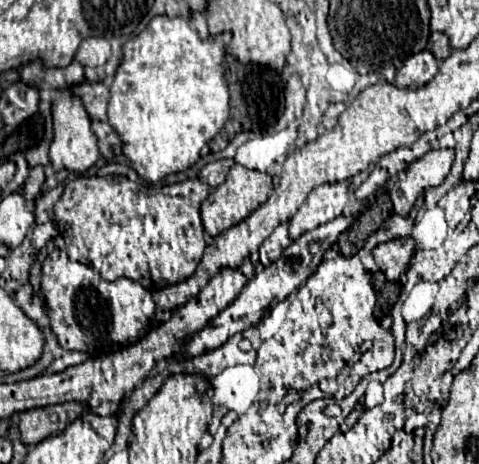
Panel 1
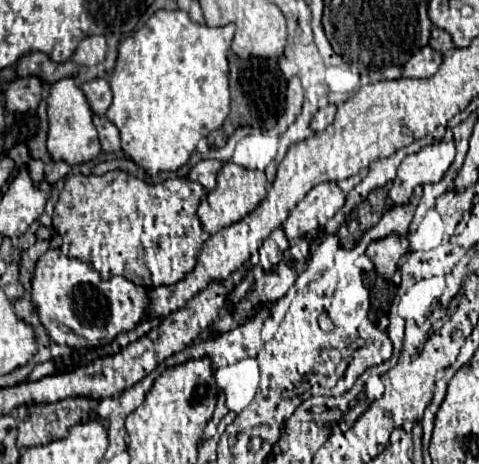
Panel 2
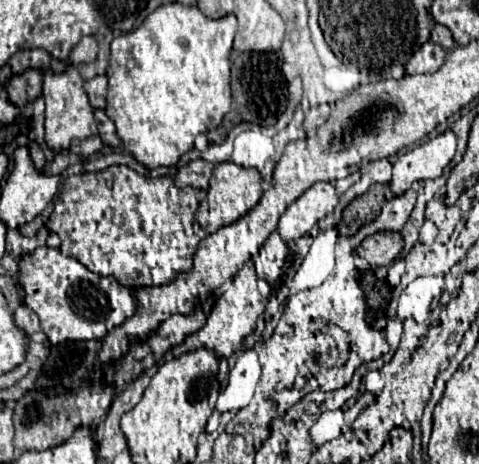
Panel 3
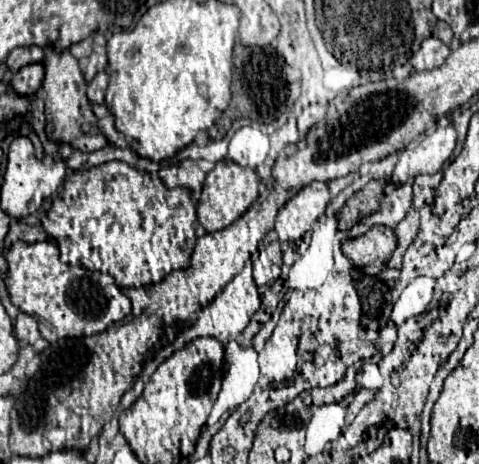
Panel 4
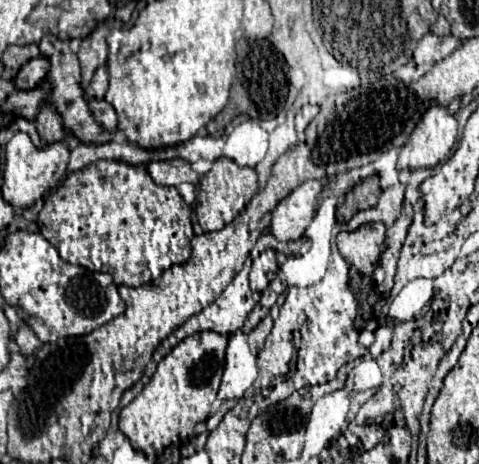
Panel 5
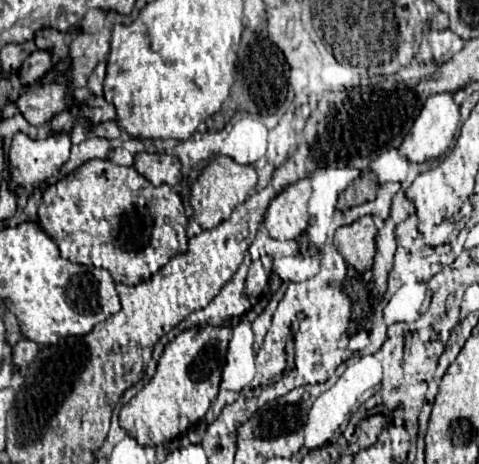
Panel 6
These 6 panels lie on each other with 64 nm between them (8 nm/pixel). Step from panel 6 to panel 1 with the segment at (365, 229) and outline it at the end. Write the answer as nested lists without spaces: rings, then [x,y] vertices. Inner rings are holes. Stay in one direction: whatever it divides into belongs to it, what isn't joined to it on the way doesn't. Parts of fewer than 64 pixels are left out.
[[[398,238],[386,244],[378,244],[372,254],[386,278],[398,280],[408,270],[408,260],[412,260],[412,252],[416,252],[416,240]]]

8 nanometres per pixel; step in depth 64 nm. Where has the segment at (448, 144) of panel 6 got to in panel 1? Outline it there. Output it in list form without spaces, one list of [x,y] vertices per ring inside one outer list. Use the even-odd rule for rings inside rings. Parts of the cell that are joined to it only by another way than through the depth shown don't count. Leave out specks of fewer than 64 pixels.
[[[450,148],[432,150],[422,158],[414,160],[388,190],[390,200],[394,204],[394,212],[400,216],[408,216],[414,202],[424,194],[426,188],[440,186],[444,182],[452,162],[454,162],[454,150]]]

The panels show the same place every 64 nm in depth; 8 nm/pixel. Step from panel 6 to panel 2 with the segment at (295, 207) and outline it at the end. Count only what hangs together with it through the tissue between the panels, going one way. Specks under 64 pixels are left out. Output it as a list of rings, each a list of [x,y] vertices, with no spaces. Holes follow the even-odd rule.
[[[326,182],[314,186],[282,224],[286,238],[296,240],[300,236],[316,232],[344,206],[344,202],[346,194],[340,190],[338,184]]]

